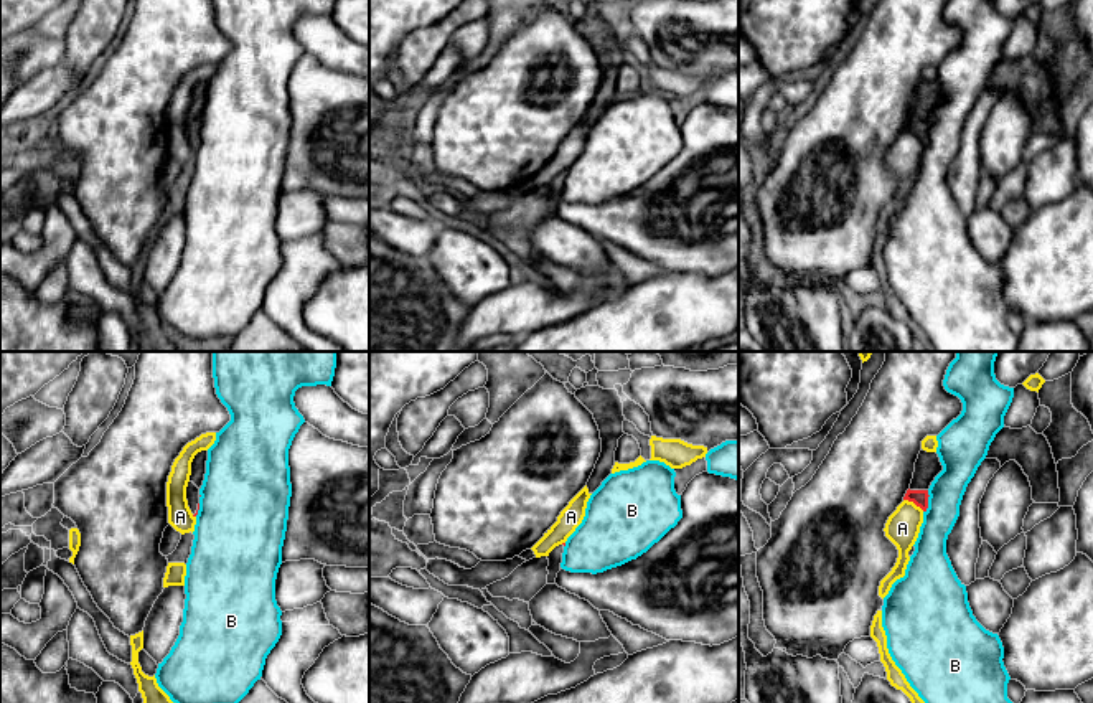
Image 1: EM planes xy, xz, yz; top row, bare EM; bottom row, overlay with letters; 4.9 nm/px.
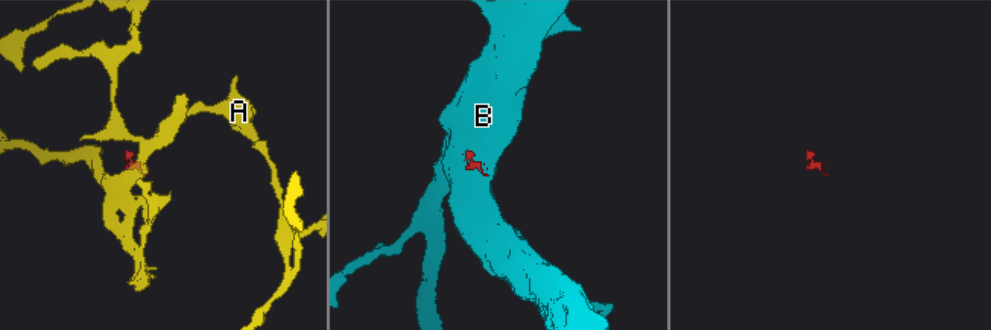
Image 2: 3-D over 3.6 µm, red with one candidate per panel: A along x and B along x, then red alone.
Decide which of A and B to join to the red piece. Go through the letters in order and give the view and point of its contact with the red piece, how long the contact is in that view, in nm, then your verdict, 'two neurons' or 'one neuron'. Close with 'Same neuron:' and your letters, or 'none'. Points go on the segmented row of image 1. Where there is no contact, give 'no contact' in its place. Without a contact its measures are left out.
A: contact yz (914, 502); length 120 nm; two neurons
B: contact yz (927, 502); length 110 nm; two neurons
Same neuron: none

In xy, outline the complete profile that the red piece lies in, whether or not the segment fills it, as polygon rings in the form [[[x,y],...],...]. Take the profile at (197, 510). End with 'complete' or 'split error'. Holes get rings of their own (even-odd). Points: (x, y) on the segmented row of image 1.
[[[201,451],[195,455],[191,462],[191,475],[186,487],[186,500],[193,517],[196,517],[199,510],[199,497],[201,497],[199,488],[203,485],[206,474],[206,460],[208,460],[208,451]]]; split error

